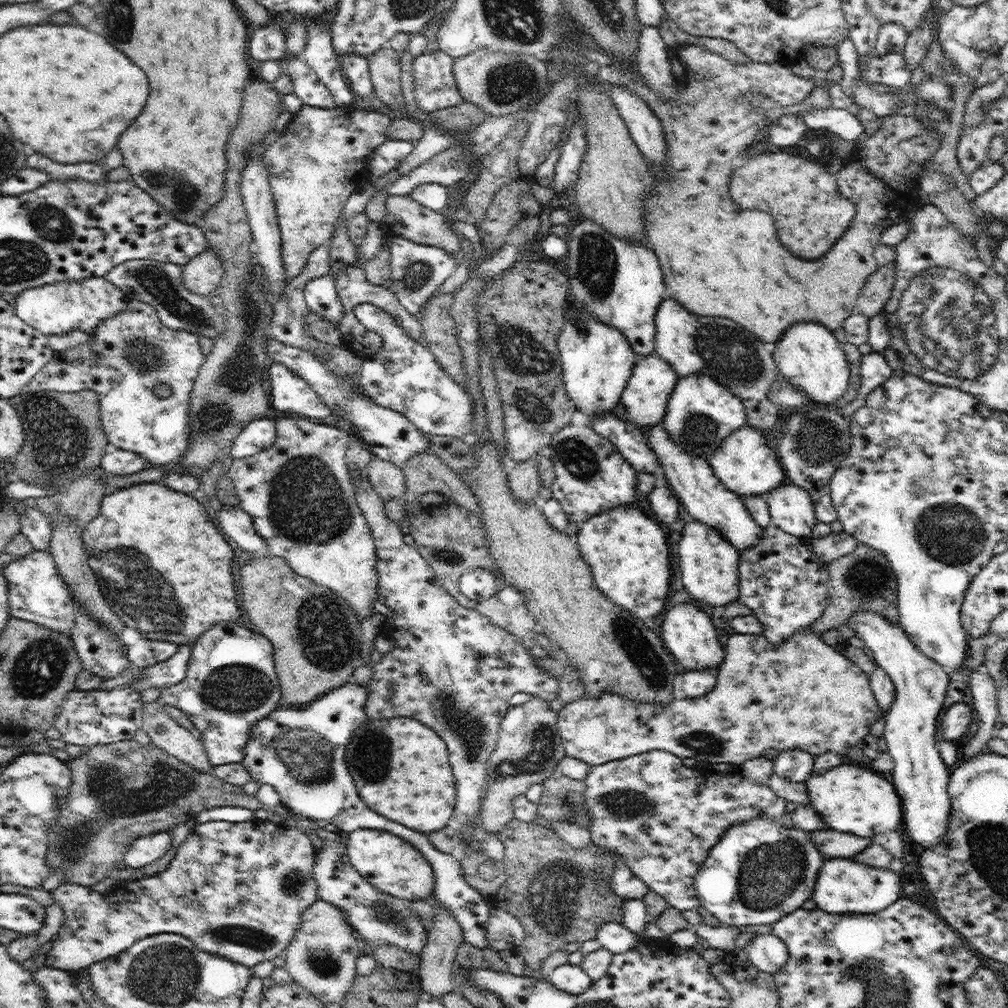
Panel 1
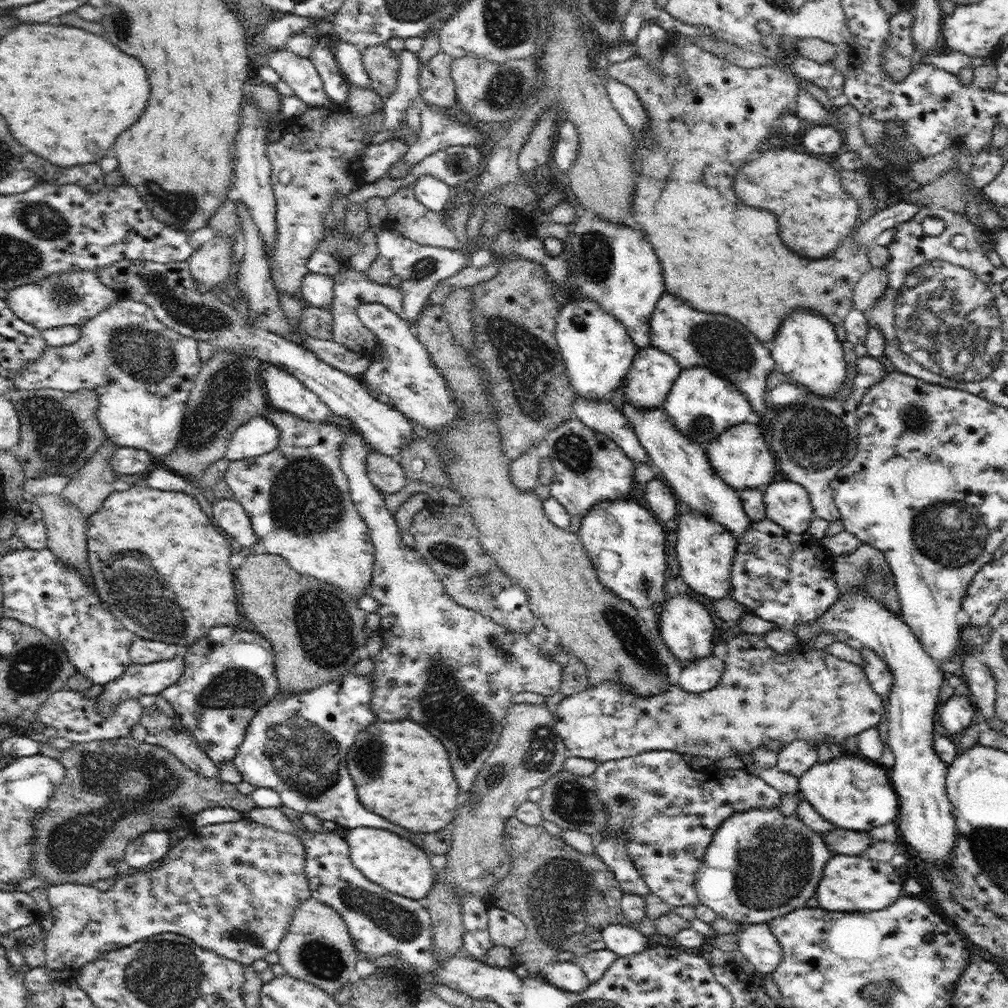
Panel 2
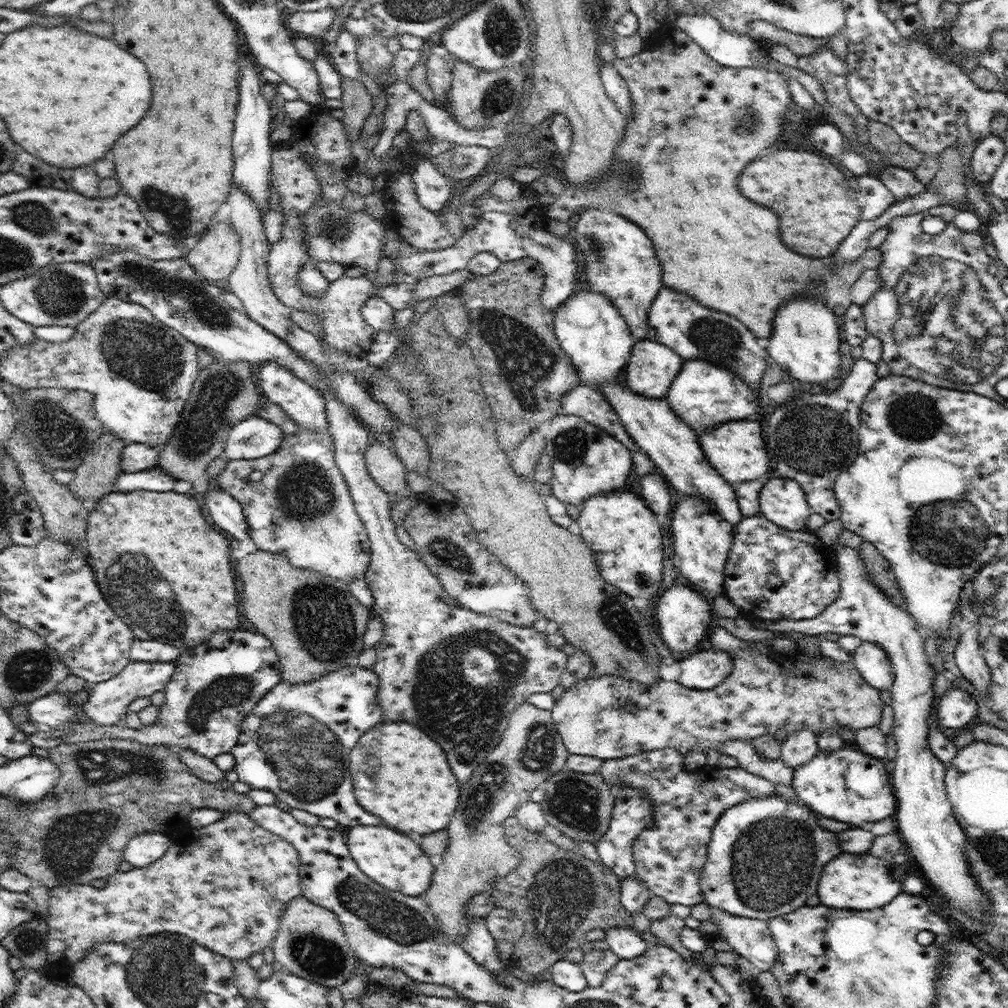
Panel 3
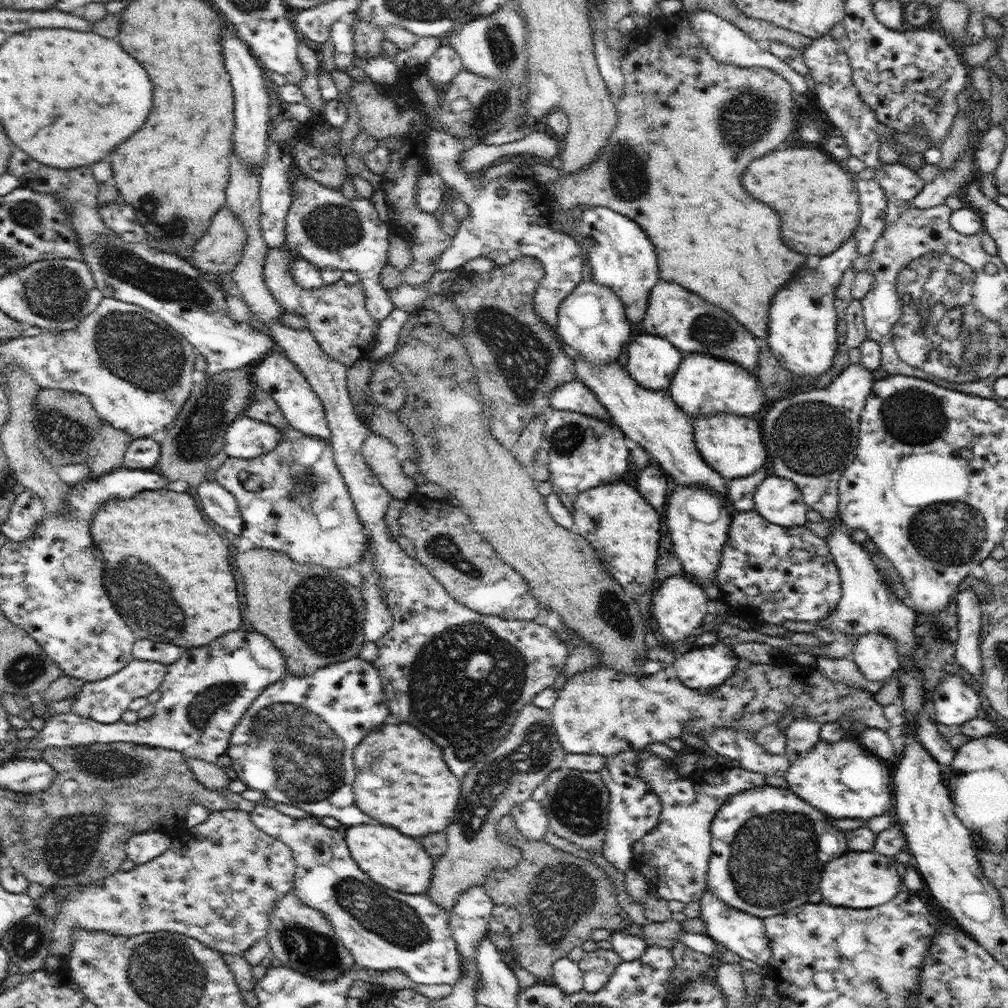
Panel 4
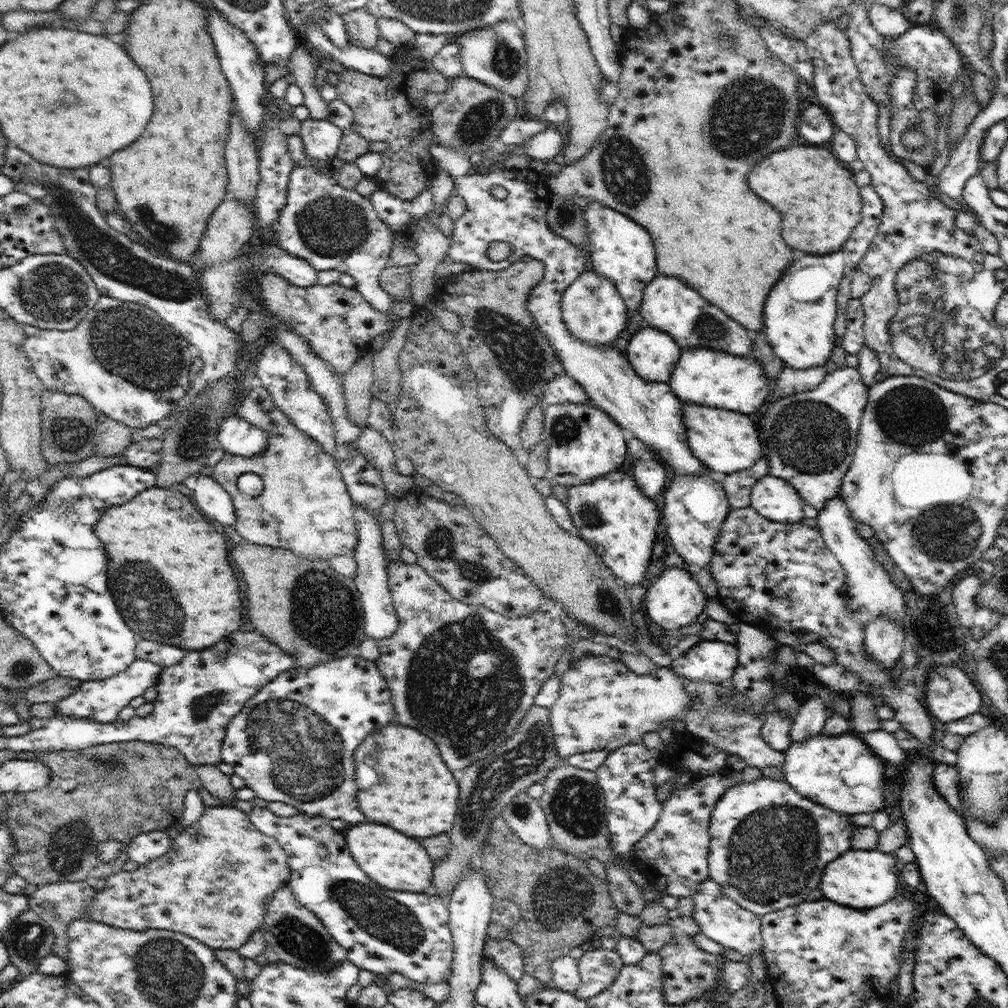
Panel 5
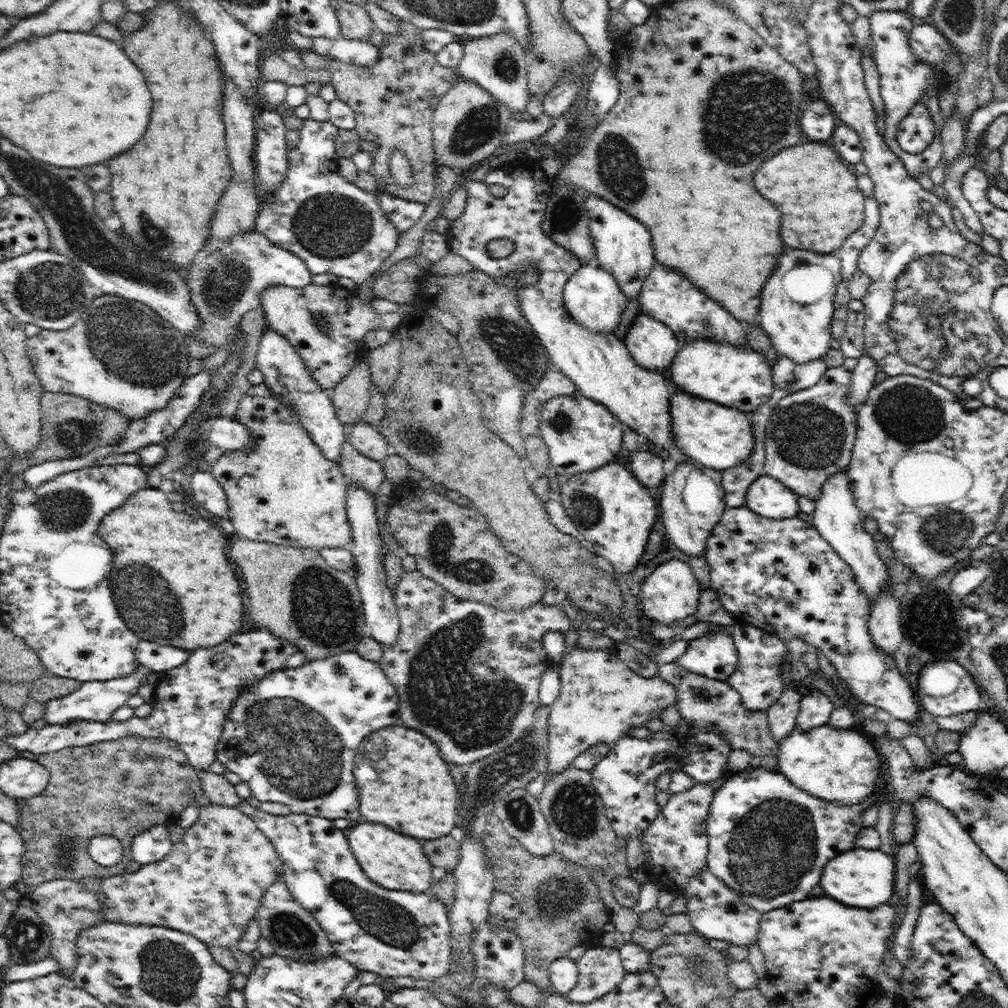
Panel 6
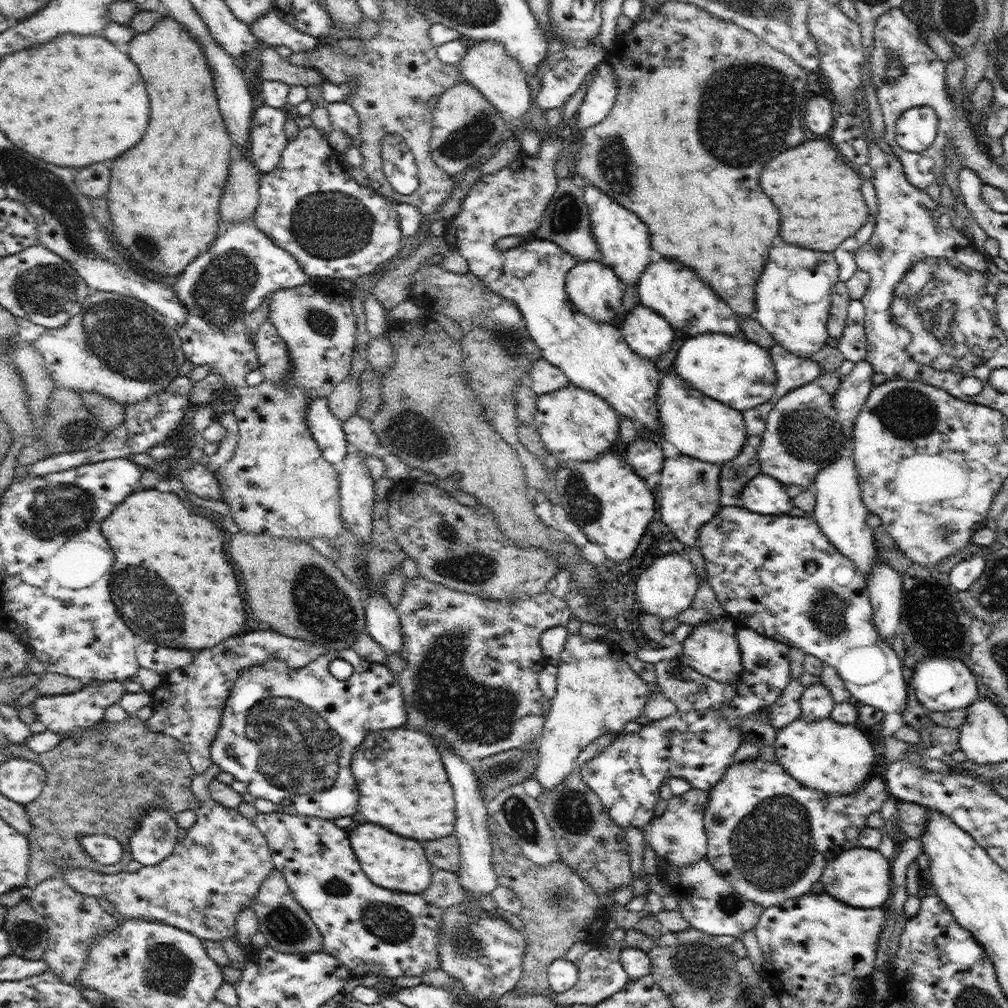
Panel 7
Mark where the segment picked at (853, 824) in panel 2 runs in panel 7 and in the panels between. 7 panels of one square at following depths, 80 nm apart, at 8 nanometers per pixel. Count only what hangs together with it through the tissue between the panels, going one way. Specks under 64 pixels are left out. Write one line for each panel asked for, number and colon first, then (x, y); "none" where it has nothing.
3: (848, 785)
4: (843, 780)
5: (842, 773)
6: (839, 765)
7: (835, 758)

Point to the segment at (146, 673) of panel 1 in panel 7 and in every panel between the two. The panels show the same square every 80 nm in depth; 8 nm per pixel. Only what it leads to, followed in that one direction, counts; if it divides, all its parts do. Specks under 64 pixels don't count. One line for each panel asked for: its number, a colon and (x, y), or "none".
2: (139, 679)
3: (108, 702)
4: (105, 700)
5: (101, 700)
6: (95, 701)
7: (64, 714)

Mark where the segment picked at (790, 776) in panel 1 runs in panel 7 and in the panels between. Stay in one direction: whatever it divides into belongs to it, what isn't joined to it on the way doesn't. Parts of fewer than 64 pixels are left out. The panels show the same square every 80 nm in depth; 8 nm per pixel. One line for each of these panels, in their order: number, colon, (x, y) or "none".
2: (797, 757)
3: (800, 747)
4: (802, 735)
5: (812, 715)
6: (815, 709)
7: (816, 702)

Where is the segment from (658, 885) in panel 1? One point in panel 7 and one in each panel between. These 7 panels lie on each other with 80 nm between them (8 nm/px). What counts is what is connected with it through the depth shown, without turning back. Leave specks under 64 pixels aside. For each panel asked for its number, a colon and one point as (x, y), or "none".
2: (668, 812)
3: (669, 853)
4: (674, 856)
5: (673, 856)
6: (676, 844)
7: (678, 836)

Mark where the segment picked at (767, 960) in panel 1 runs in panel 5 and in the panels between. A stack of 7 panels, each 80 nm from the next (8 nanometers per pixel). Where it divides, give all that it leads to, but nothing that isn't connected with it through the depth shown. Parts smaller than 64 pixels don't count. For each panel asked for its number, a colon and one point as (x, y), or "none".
2: (760, 947)
3: (751, 938)
4: (736, 930)
5: (719, 917)

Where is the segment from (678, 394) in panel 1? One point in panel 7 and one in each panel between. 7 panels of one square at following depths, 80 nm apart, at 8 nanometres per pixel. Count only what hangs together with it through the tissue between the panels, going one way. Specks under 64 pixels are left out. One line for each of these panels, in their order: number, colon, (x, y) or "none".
2: (702, 404)
3: (702, 395)
4: (703, 384)
5: (705, 376)
6: (738, 377)
7: (734, 370)

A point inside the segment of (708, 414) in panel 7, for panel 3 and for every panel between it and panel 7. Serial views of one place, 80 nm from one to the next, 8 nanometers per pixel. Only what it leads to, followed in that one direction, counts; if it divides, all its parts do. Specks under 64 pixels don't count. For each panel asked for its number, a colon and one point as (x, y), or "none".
3: (736, 449)
4: (732, 444)
5: (727, 441)
6: (714, 435)

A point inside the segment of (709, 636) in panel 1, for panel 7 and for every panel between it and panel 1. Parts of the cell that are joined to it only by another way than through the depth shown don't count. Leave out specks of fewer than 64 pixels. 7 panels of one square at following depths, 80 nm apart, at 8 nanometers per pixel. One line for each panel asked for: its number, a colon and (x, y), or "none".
2: (688, 634)
3: (684, 615)
4: (679, 605)
5: (675, 599)
6: (671, 592)
7: (666, 588)

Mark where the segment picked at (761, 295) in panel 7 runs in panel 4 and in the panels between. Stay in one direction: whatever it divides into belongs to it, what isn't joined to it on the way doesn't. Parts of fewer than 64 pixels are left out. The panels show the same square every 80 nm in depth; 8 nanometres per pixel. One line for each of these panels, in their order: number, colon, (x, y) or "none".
4: (802, 331)
5: (799, 316)
6: (797, 307)

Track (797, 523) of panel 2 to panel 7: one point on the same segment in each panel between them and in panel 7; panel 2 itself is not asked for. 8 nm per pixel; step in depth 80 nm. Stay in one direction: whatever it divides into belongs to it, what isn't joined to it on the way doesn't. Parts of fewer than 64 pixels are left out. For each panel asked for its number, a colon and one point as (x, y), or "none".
3: (782, 500)
4: (778, 500)
5: (774, 498)
6: (768, 497)
7: (762, 494)

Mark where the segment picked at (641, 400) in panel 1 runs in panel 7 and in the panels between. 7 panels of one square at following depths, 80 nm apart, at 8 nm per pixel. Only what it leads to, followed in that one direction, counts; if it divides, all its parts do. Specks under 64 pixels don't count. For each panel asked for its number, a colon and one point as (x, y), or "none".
2: (648, 382)
3: (652, 367)
4: (652, 360)
5: (653, 354)
6: (652, 344)
7: (650, 335)

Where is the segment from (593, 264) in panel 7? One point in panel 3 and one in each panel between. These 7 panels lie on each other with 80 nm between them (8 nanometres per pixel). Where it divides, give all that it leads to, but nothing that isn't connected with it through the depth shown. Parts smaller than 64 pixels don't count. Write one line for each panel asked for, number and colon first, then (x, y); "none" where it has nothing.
3: (596, 338)
4: (592, 320)
5: (592, 310)
6: (592, 297)

